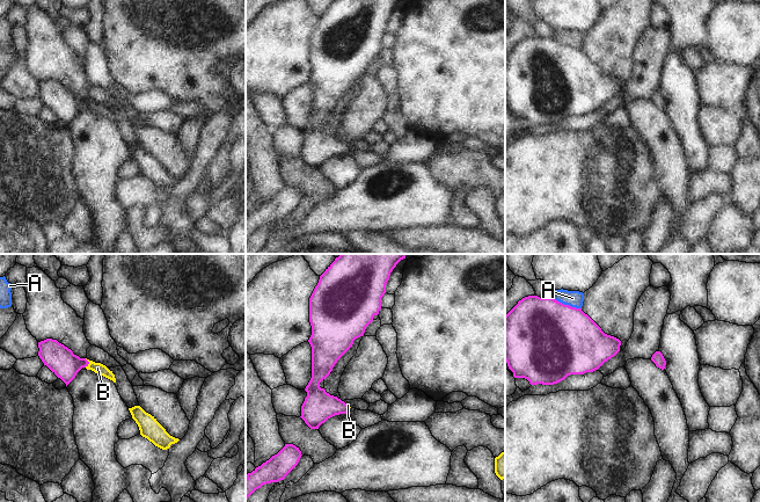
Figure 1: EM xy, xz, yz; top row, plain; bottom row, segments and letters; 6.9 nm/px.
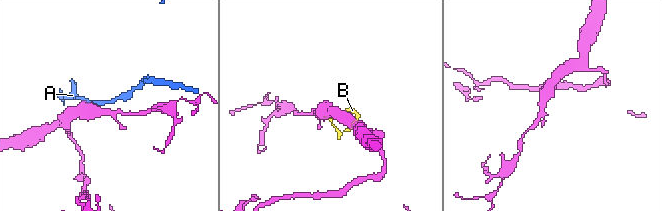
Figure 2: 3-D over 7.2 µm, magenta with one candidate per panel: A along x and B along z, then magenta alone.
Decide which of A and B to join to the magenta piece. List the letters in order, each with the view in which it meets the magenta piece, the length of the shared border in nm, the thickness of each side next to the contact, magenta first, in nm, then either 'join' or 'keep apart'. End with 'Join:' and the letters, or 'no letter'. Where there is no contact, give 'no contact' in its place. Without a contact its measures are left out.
A: yz | 220 nm | 500/110 nm | keep apart
B: xy | 70 nm | 200/80 nm | join
Join: B

